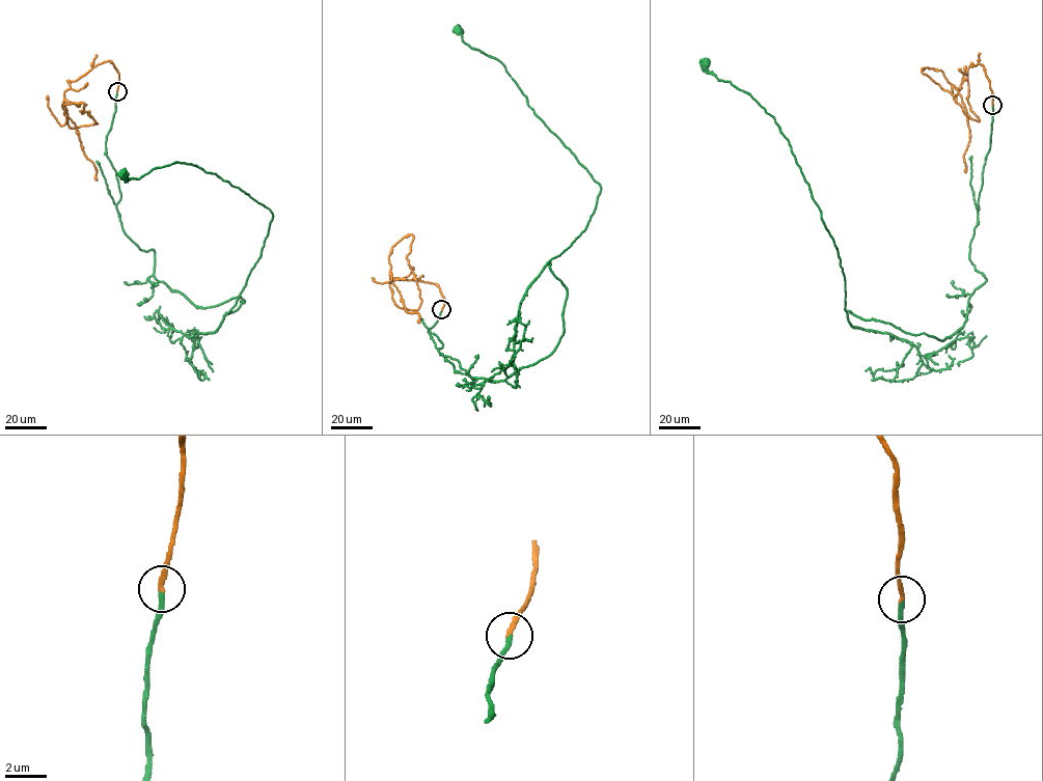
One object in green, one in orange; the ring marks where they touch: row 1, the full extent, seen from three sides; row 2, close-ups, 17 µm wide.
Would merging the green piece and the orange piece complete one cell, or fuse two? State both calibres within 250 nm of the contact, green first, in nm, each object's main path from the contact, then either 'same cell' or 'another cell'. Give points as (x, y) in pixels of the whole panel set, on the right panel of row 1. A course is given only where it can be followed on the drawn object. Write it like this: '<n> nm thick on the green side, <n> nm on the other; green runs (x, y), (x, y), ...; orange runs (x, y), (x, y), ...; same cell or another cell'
190 nm thick on the green side, 200 nm on the other; green runs (992, 105), (969, 245), (986, 281), (942, 341), (845, 310), (838, 251), (789, 141), (750, 94), (704, 63); orange runs (992, 105), (983, 64), (967, 70), (967, 102), (979, 121), (922, 67), (941, 71), (964, 106), (965, 172); same cell

